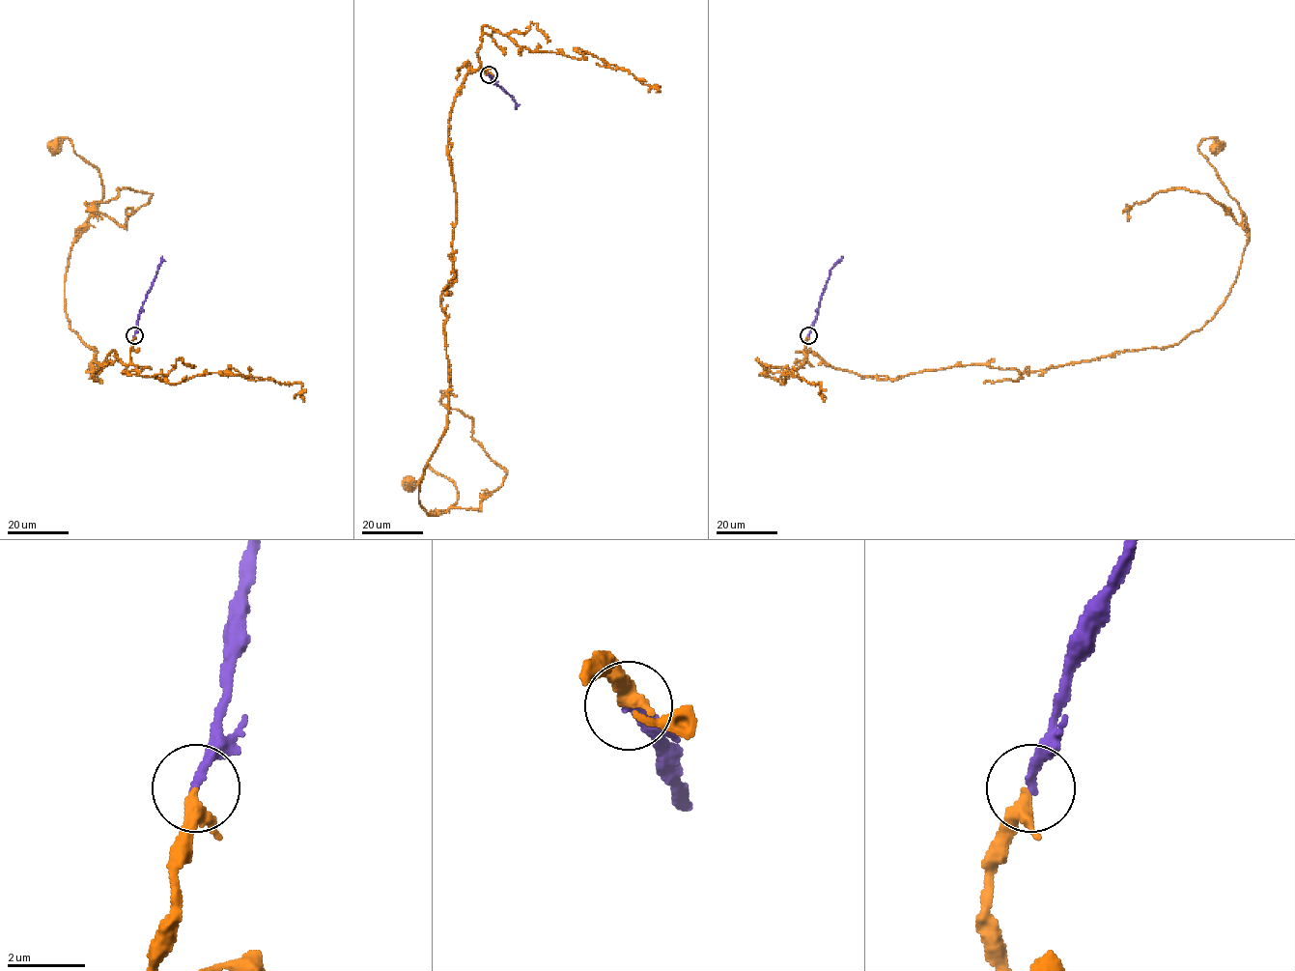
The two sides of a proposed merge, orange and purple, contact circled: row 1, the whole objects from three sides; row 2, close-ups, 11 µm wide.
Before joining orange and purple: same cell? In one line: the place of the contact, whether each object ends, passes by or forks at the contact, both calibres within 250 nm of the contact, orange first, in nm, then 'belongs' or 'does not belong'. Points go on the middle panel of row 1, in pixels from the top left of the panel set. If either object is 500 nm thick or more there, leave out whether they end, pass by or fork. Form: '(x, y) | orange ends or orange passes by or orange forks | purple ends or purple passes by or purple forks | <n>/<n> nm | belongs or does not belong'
(489, 74) | orange passes by | purple ends | 300/240 nm | belongs

